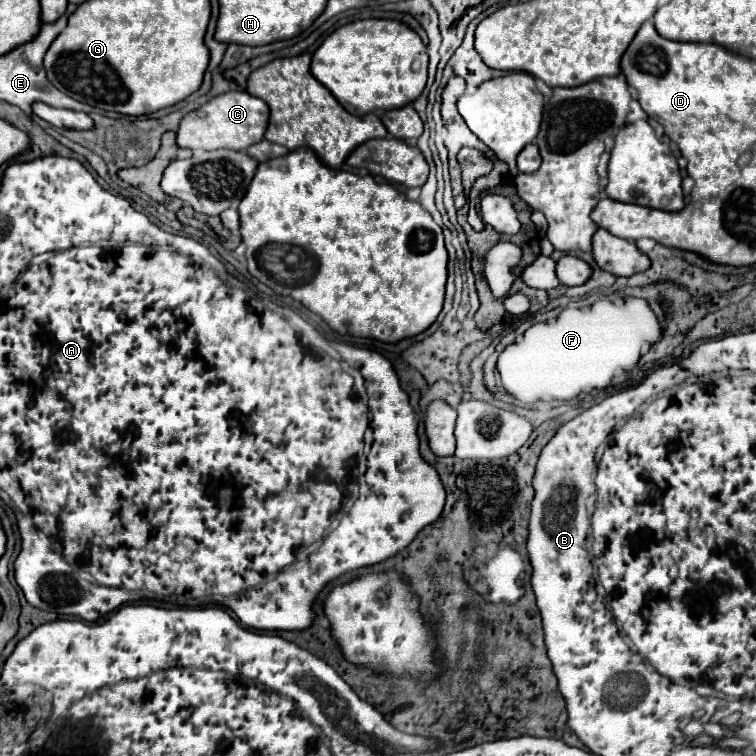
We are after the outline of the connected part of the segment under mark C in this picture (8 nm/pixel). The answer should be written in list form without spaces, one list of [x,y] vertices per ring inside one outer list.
[[[230,91],[218,95],[204,103],[200,109],[188,113],[178,129],[178,145],[186,149],[232,149],[232,151],[246,151],[250,145],[256,145],[264,139],[268,125],[268,105],[248,95],[246,91]]]

